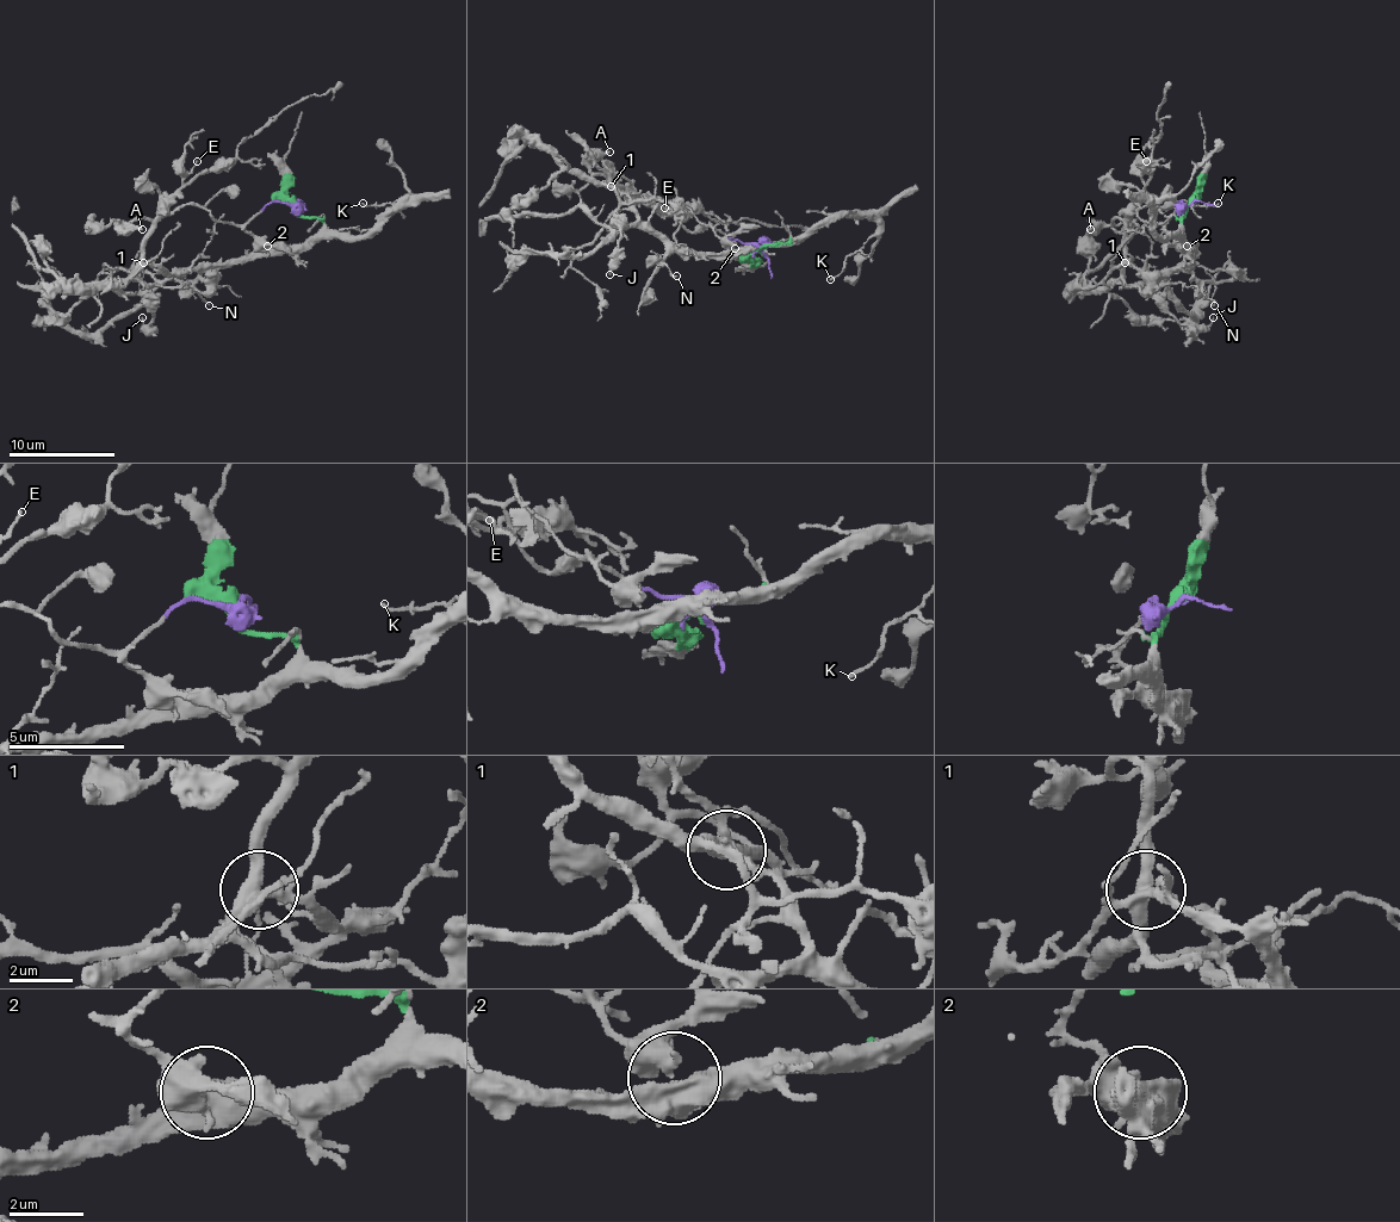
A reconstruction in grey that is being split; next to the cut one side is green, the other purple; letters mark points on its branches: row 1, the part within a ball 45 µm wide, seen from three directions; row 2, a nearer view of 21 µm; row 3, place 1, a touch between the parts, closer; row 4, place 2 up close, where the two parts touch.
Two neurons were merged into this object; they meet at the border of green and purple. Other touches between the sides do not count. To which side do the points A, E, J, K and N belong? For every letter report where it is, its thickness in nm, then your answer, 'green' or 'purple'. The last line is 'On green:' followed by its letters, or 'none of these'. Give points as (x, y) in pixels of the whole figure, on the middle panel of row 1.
A: at (609, 152); 280 nm thick; purple
E: at (664, 208); 110 nm thick; purple
J: at (609, 274); 110 nm thick; purple
K: at (830, 279); 120 nm thick; green
N: at (676, 275); 150 nm thick; green
On green: K, N

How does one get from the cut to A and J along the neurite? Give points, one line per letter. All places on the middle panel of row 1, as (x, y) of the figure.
A: (761, 248), (739, 243), (700, 222), (679, 198), (629, 193), (592, 169), (594, 161), (609, 150)
J: (761, 248), (702, 224), (679, 198), (650, 198), (602, 185), (615, 193), (618, 206), (620, 241), (609, 275)

